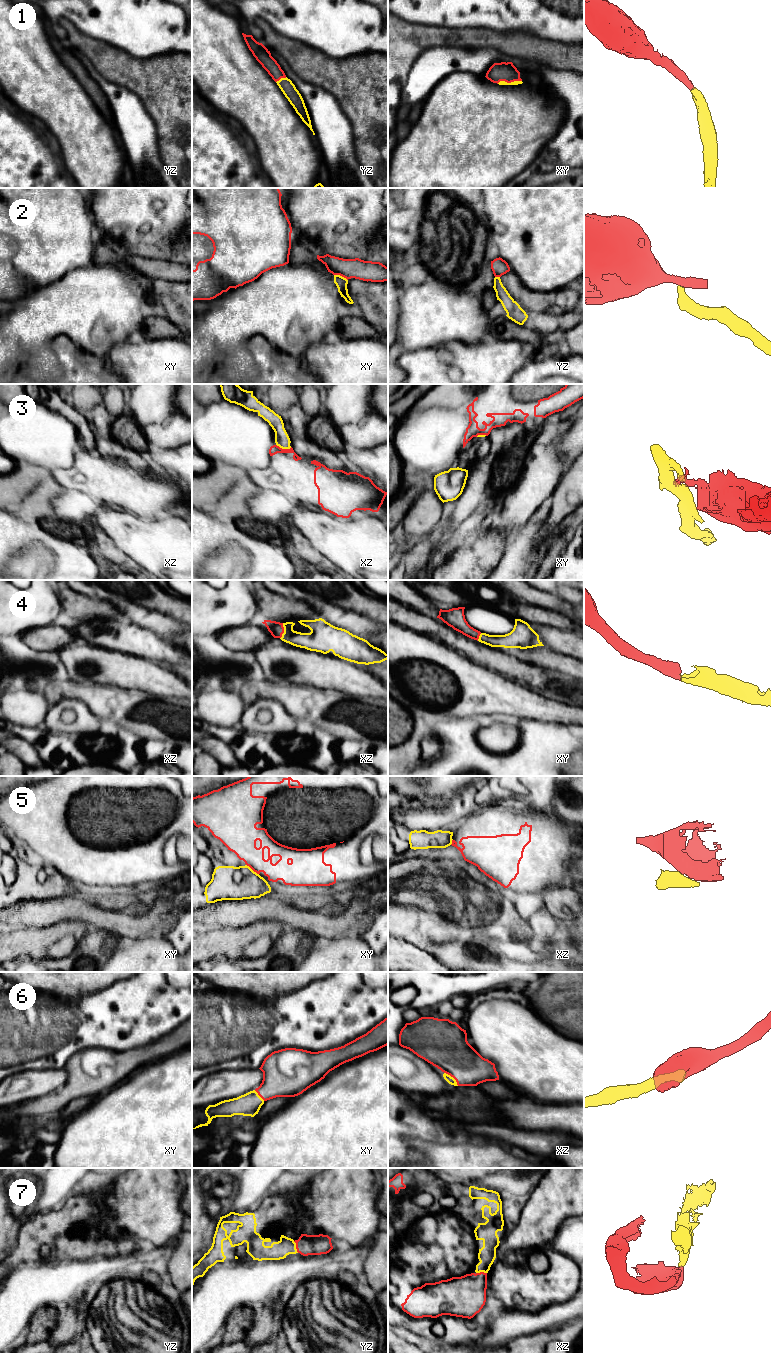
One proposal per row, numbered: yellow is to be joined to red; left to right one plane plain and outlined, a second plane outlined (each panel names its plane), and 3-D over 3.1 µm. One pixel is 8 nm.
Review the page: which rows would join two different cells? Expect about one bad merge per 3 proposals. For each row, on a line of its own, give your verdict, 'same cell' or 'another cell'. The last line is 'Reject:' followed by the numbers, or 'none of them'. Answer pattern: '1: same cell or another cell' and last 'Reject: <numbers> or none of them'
1: same cell
2: another cell
3: another cell
4: same cell
5: another cell
6: same cell
7: same cell
Reject: 2, 3, 5

